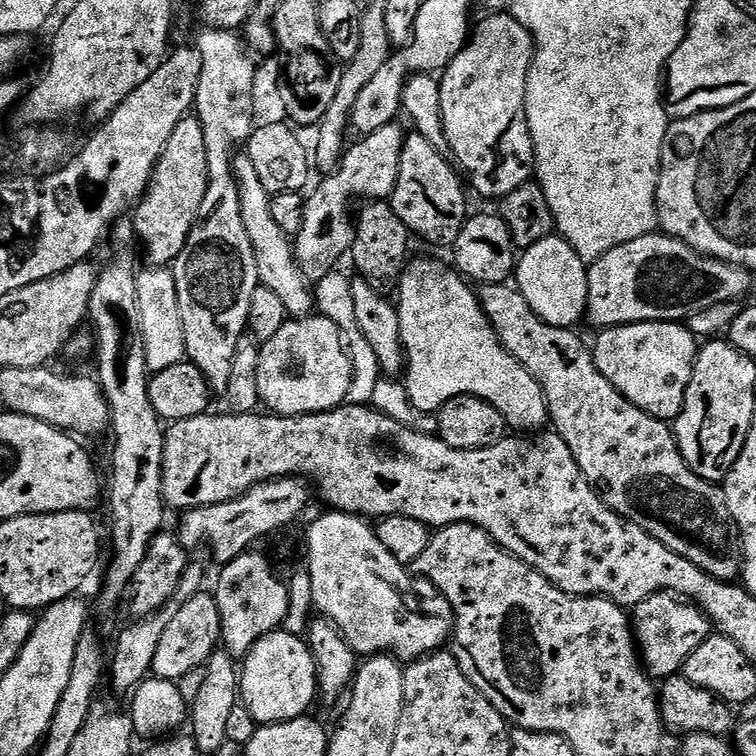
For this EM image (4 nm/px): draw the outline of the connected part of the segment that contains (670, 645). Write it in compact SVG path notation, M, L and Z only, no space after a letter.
M659 592L638 602L636 607L631 609L630 632L634 637L634 648L644 671L653 681L663 682L683 669L686 658L690 658L690 654L694 654L694 650L698 650L698 646L706 642L708 636L713 635L714 629L711 620L700 611L697 605L671 592Z

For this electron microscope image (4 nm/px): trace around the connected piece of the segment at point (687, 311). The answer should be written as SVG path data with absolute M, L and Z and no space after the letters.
M653 234L651 236L643 236L642 238L634 238L634 242L626 242L622 246L614 246L614 250L602 254L602 258L598 258L590 265L588 269L588 310L586 320L587 323L592 323L596 330L620 328L623 324L645 324L647 320L684 322L698 310L706 310L706 306L714 306L718 302L735 304L743 301L743 296L752 288L752 280L754 280L753 273L749 272L747 268L739 264L727 264L725 260L715 260L712 256L701 256L693 248L686 246L680 240L675 240L672 236Z

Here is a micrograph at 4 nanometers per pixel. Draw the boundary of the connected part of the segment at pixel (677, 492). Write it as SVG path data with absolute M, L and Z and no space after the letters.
M480 286L475 289L475 294L486 318L492 323L492 328L496 331L496 337L500 339L500 345L538 382L538 386L546 398L551 427L564 439L566 446L570 446L570 454L574 454L574 462L578 462L582 474L588 479L597 496L602 498L602 502L610 510L617 512L624 520L629 520L634 526L646 530L646 534L658 538L658 542L662 542L662 546L674 550L674 554L694 562L694 566L698 566L715 580L735 581L742 572L742 549L740 547L740 533L736 531L736 523L732 520L730 510L724 505L724 493L713 481L704 480L698 474L694 474L694 470L690 470L690 466L682 458L680 447L676 445L673 429L665 421L654 418L643 412L638 406L631 404L596 368L593 349L589 345L587 348L575 336L577 333L573 329L550 326L546 322L542 322L542 318L538 318L538 314L534 314L534 310L530 310L530 302L526 302L526 298L522 298L519 288L515 286Z

